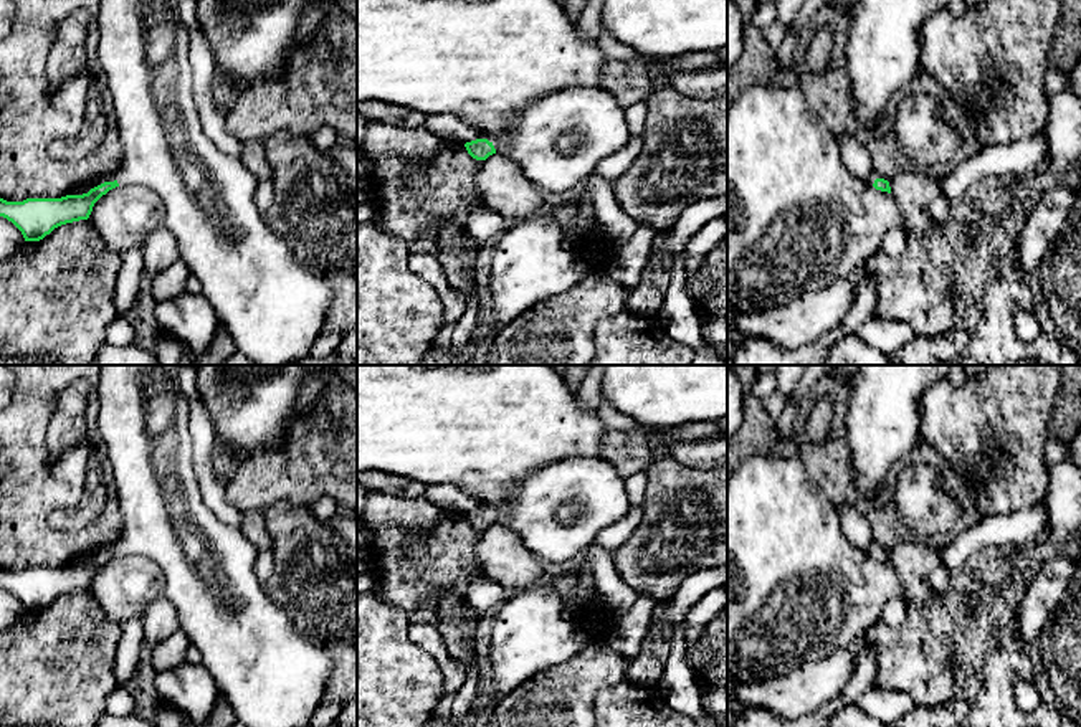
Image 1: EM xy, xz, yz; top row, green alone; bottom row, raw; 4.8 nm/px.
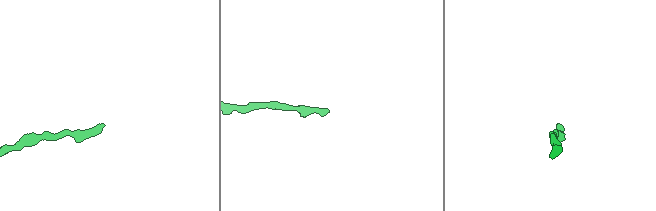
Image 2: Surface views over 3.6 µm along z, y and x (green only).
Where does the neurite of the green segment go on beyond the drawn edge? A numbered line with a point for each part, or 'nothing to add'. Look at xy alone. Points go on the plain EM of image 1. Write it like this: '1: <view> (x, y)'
1: xy (270, 674)

